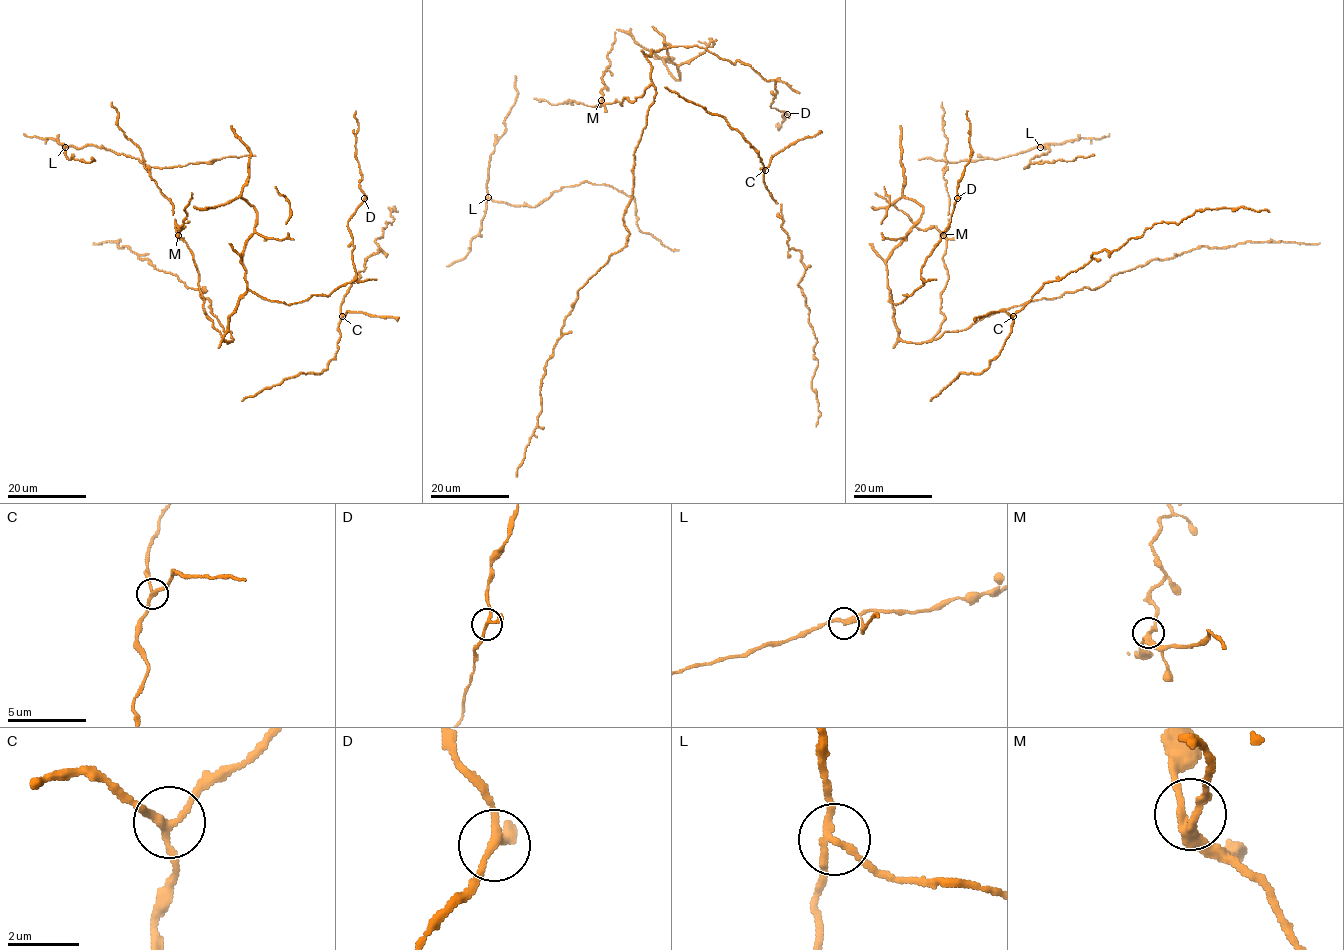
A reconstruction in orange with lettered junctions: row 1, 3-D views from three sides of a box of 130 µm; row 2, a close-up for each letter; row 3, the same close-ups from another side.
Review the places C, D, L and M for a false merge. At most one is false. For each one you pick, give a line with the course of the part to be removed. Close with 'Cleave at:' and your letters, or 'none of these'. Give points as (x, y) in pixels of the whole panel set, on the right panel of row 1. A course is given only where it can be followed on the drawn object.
L: (1040, 147), (1048, 145), (1050, 150), (1032, 158), (1024, 168), (1030, 163), (1054, 163), (1093, 156)
Cleave at: L

